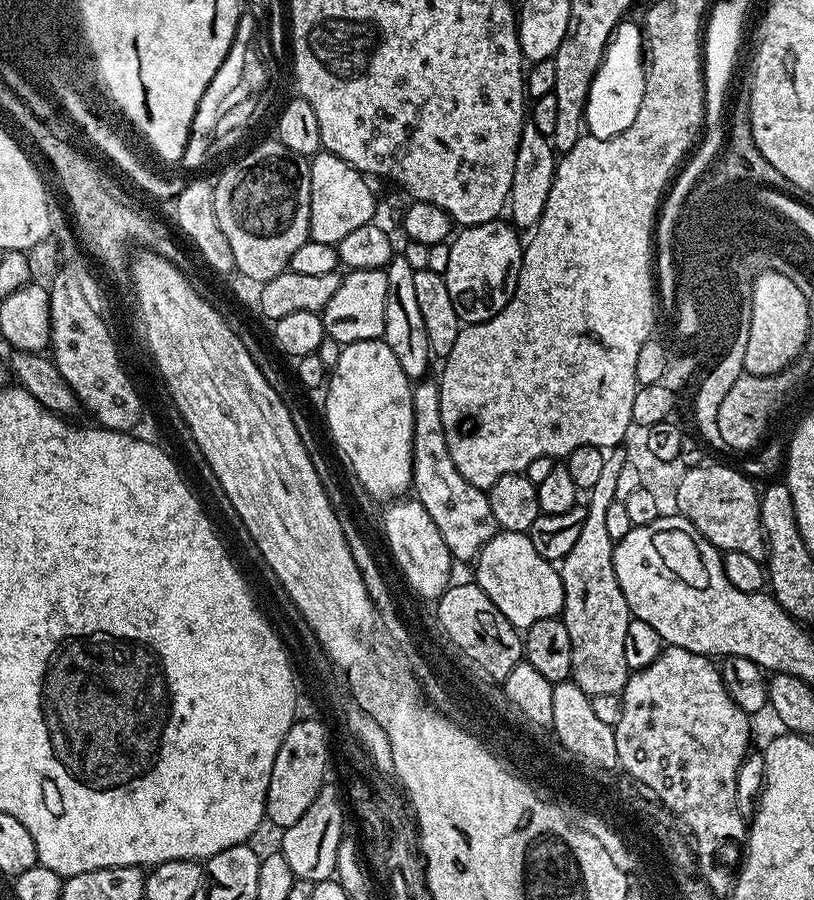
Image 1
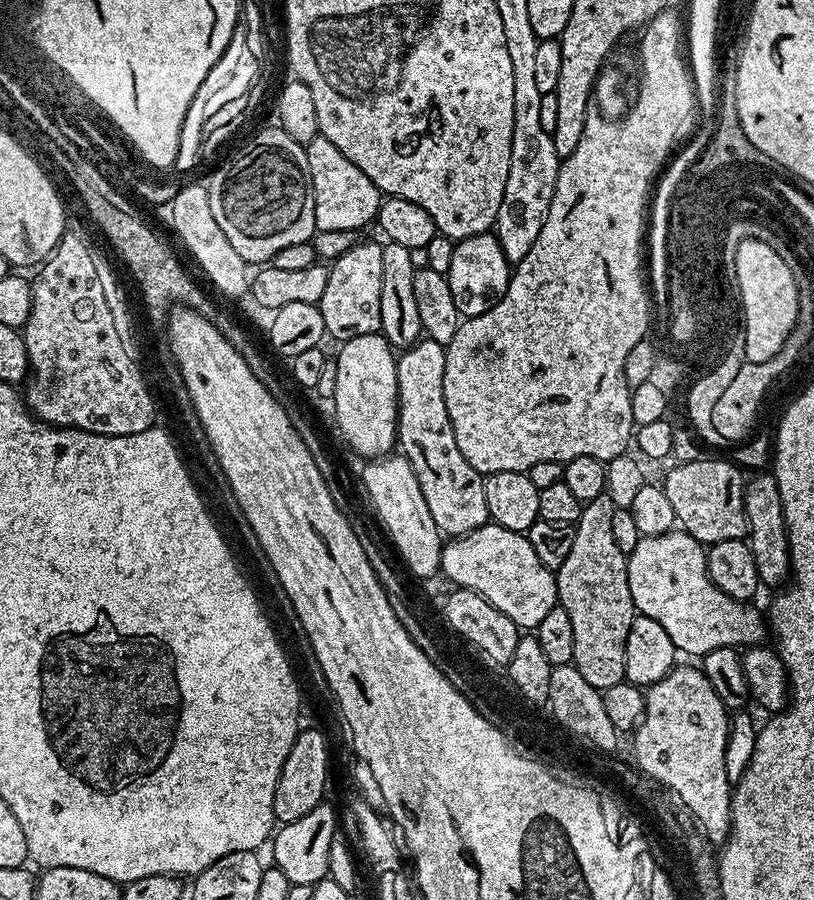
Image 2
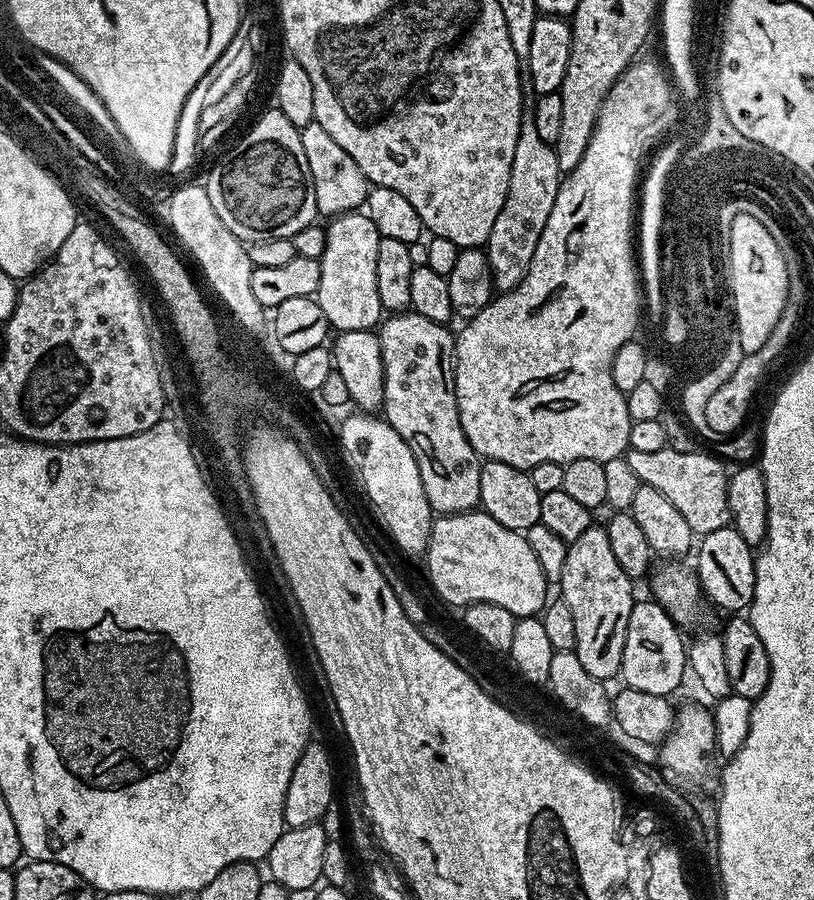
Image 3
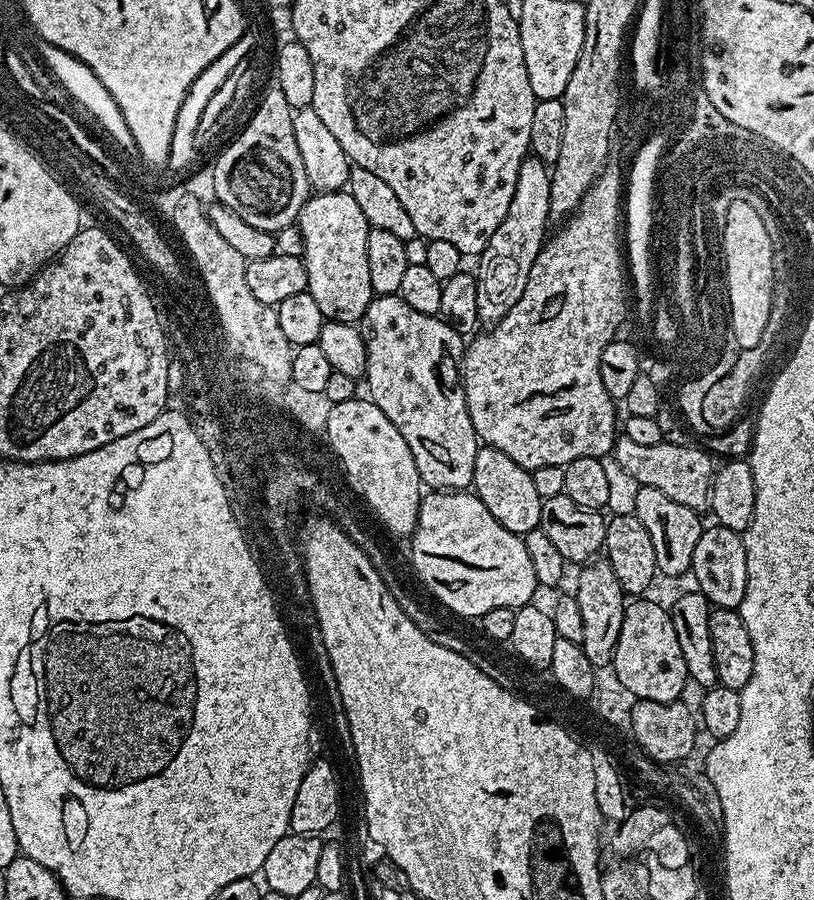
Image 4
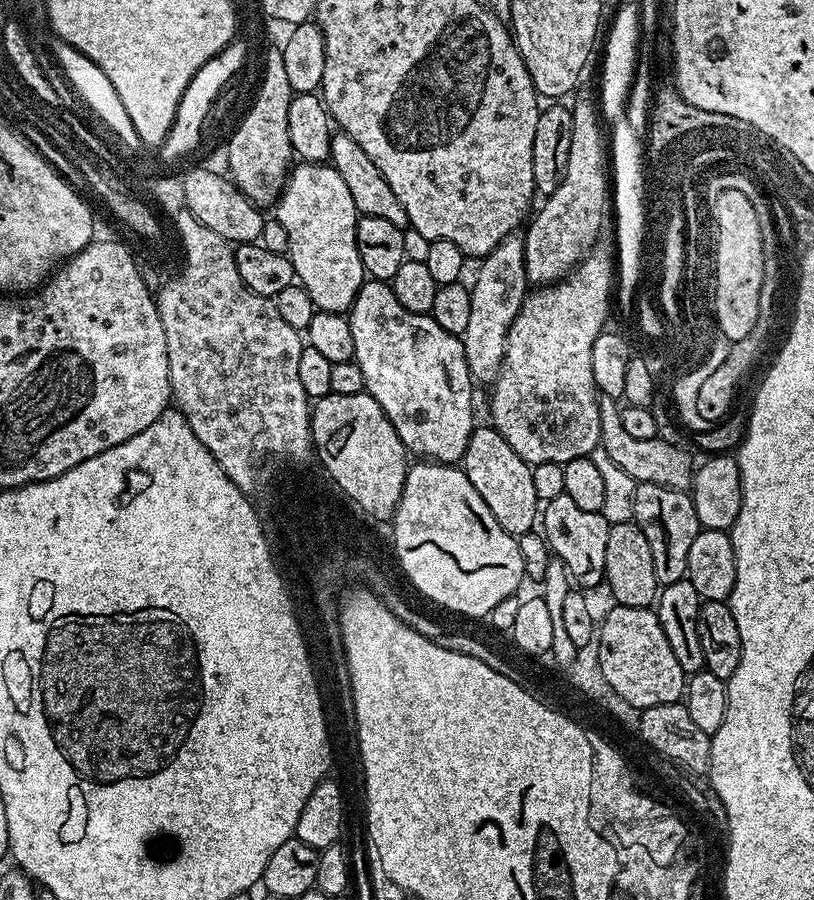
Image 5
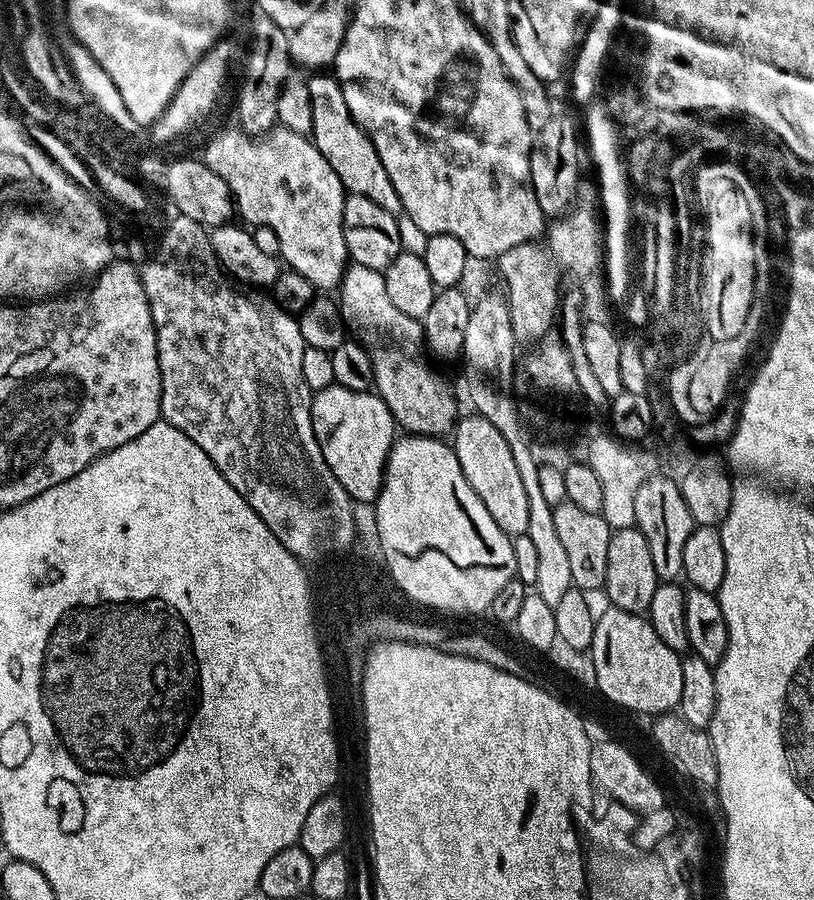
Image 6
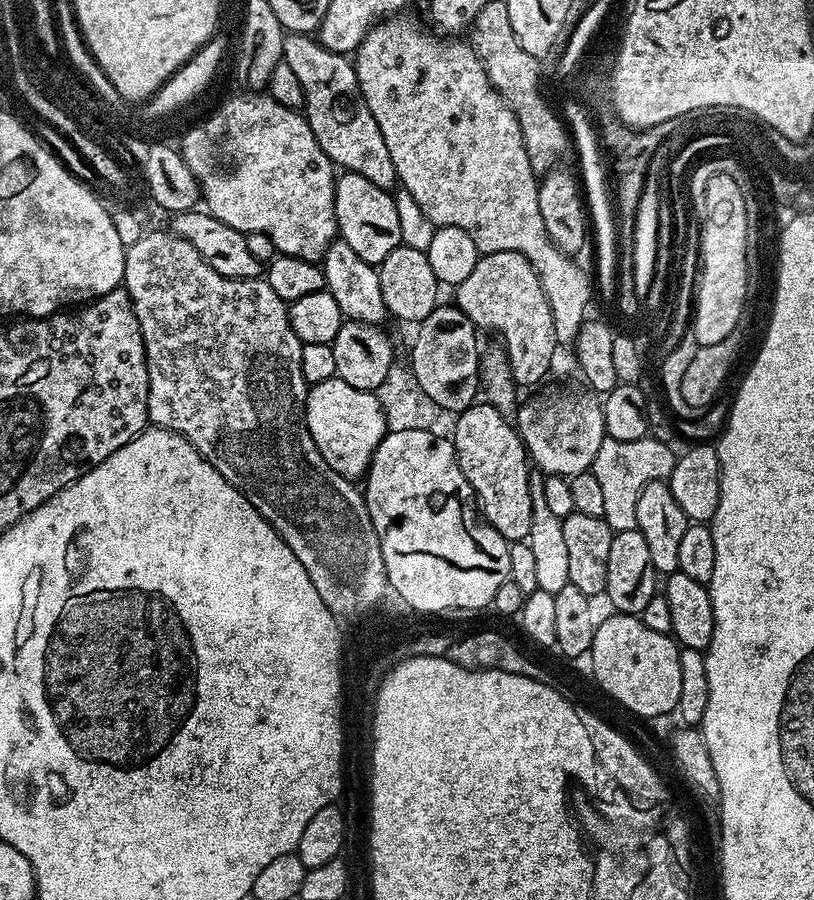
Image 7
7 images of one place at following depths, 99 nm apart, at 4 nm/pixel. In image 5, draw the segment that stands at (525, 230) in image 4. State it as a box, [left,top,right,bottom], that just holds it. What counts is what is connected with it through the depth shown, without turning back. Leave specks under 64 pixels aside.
[462,234,530,386]

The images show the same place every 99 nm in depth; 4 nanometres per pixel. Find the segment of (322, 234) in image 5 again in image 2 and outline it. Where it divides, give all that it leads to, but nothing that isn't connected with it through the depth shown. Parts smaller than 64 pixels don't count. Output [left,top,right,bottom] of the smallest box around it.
[320,242,382,342]

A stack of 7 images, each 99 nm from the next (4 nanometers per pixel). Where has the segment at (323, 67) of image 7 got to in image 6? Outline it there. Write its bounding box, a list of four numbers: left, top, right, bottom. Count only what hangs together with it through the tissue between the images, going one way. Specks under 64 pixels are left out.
[307,74,404,214]

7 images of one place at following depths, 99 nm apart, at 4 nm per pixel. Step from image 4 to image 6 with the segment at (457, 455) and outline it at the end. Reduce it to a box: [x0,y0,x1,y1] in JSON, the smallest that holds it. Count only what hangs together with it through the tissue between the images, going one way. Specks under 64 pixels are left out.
[338,263,458,437]

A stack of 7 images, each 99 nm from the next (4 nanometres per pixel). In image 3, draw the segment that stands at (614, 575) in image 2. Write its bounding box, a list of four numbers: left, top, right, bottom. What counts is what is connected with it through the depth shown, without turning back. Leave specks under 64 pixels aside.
[558,527,634,682]

